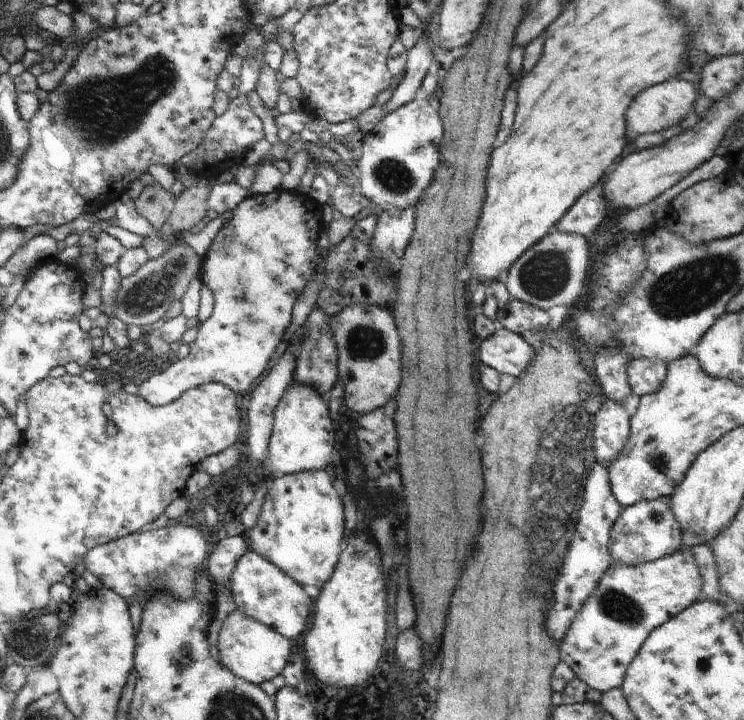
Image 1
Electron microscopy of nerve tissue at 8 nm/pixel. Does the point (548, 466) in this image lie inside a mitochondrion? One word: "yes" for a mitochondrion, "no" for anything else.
yes

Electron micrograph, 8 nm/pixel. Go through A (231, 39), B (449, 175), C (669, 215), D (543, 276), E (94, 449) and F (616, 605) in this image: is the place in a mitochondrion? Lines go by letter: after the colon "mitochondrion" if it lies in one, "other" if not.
A: other
B: other
C: other
D: mitochondrion
E: other
F: mitochondrion

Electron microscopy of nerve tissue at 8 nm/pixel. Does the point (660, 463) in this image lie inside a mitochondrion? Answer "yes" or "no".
yes

